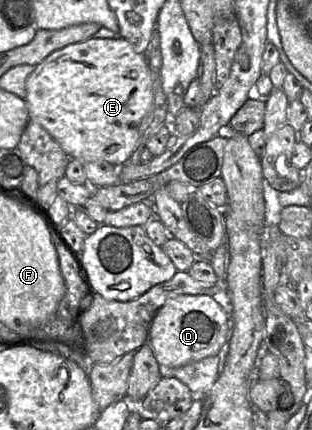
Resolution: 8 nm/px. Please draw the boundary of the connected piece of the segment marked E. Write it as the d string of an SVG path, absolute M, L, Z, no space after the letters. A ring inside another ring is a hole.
M91 37L85 41L56 50L39 63L26 79L26 97L24 101L28 108L29 119L39 123L54 138L70 159L77 159L82 162L104 160L120 167L129 161L142 135L142 131L146 129L146 117L153 105L152 72L146 56L137 53L127 40L121 37L114 39L96 39Z

